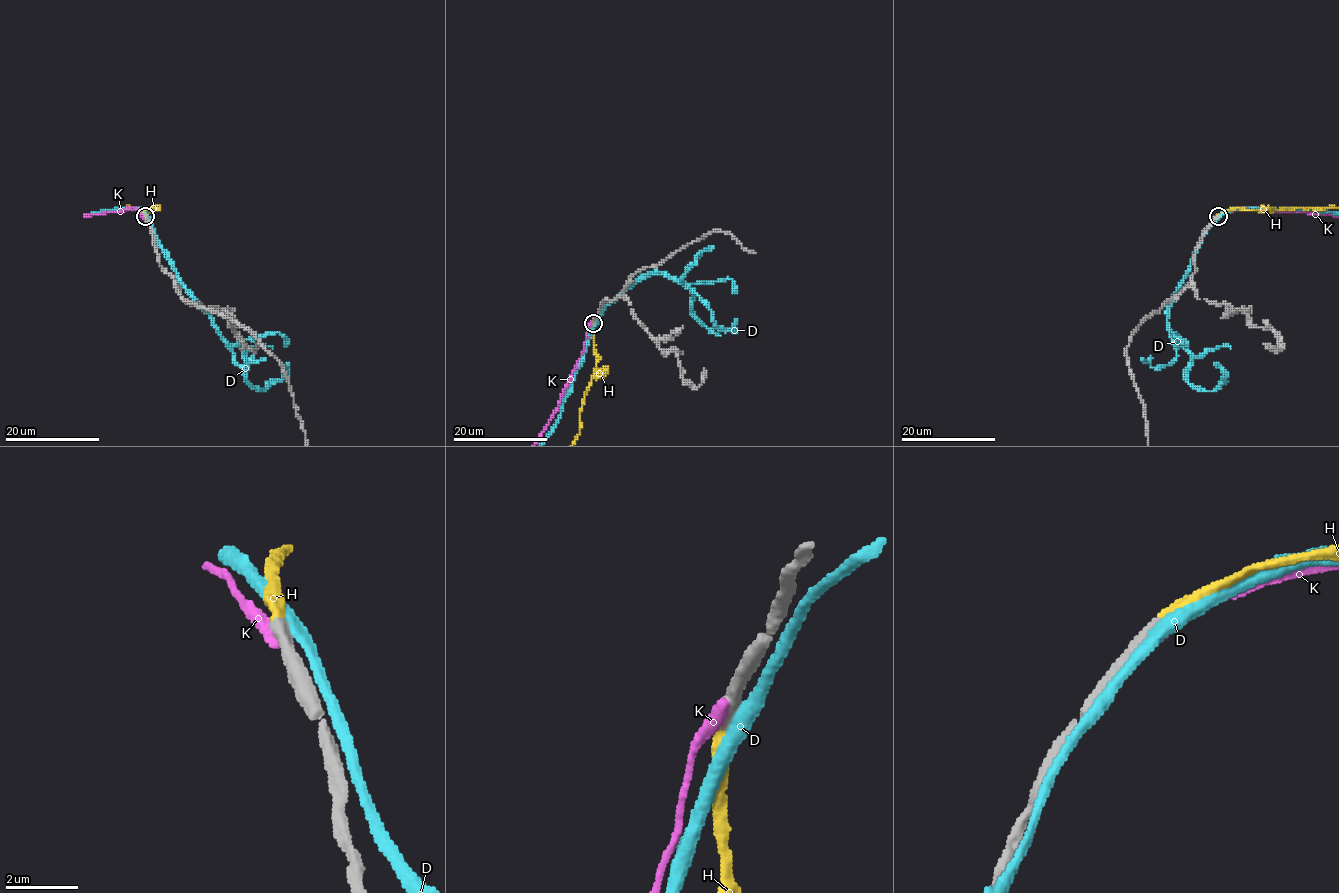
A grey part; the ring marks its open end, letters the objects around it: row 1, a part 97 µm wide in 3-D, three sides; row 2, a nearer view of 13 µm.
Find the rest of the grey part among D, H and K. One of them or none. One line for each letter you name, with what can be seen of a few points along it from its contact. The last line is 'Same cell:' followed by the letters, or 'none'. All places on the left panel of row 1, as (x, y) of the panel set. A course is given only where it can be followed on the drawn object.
Same cell: H

